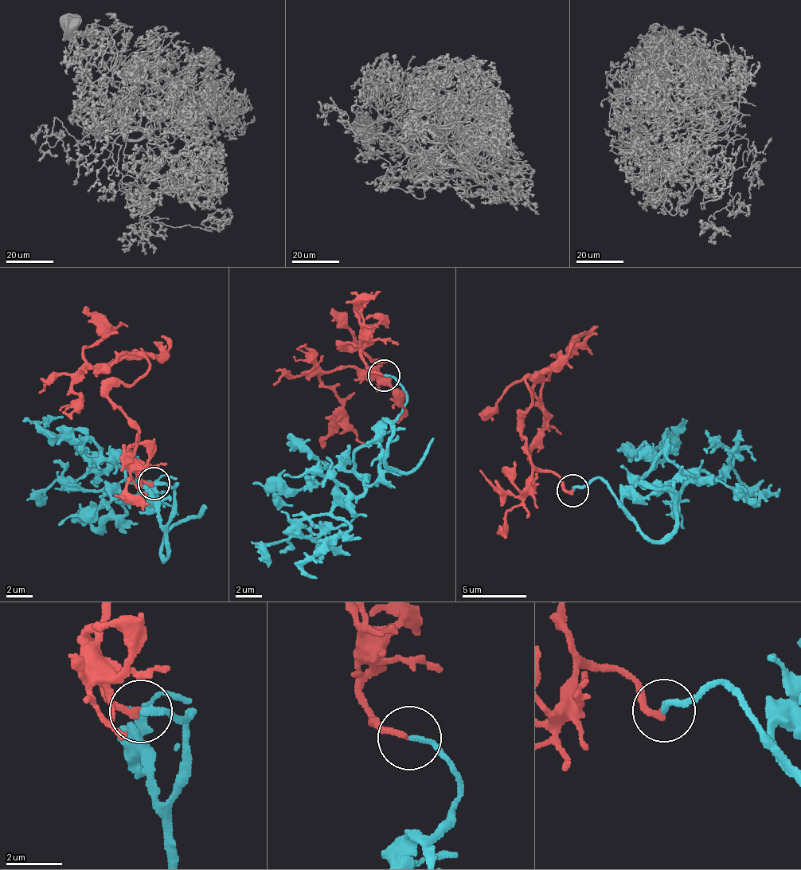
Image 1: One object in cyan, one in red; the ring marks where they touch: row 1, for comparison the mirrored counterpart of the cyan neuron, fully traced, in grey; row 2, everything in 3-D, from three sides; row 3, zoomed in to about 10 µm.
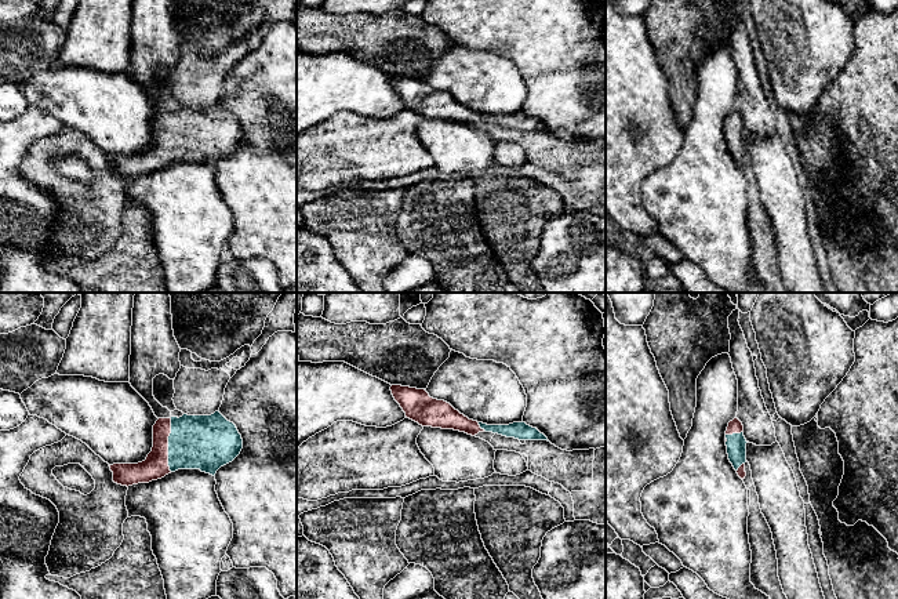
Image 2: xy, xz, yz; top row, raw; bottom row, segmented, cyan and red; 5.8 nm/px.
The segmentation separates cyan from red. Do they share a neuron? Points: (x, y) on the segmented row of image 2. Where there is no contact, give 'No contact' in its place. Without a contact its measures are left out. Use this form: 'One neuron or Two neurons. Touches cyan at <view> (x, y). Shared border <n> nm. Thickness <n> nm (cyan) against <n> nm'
One neuron. Touches cyan at xy (168, 445). Shared border 320 nm. Thickness 320 nm (cyan) against 150 nm

